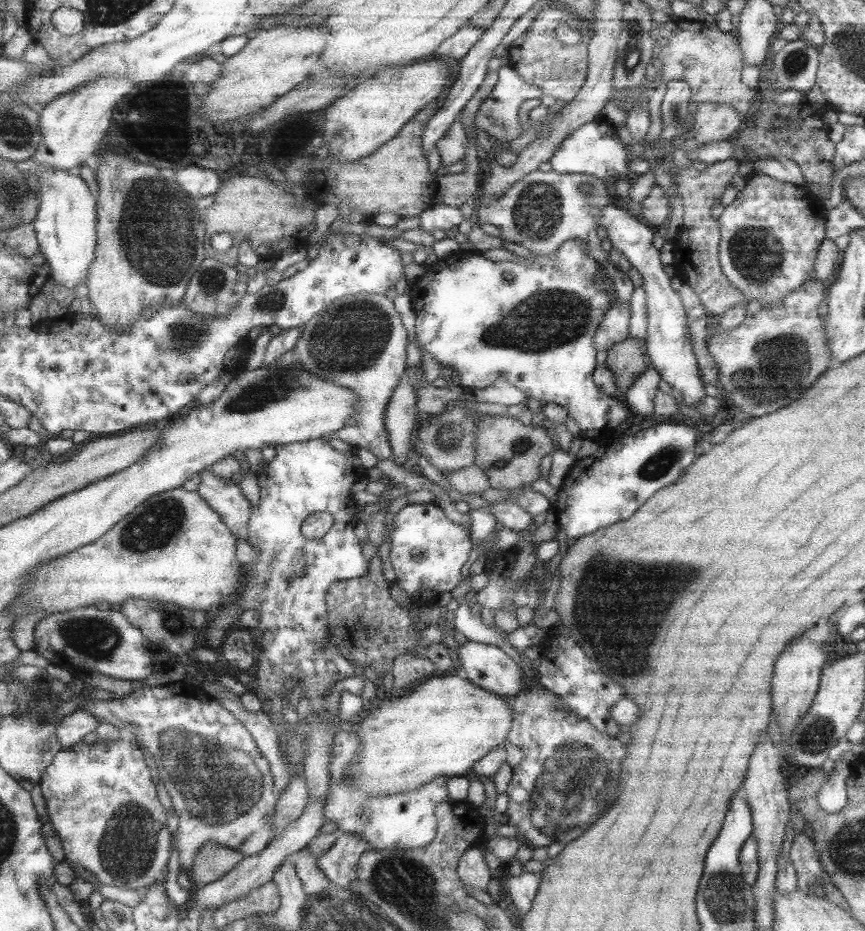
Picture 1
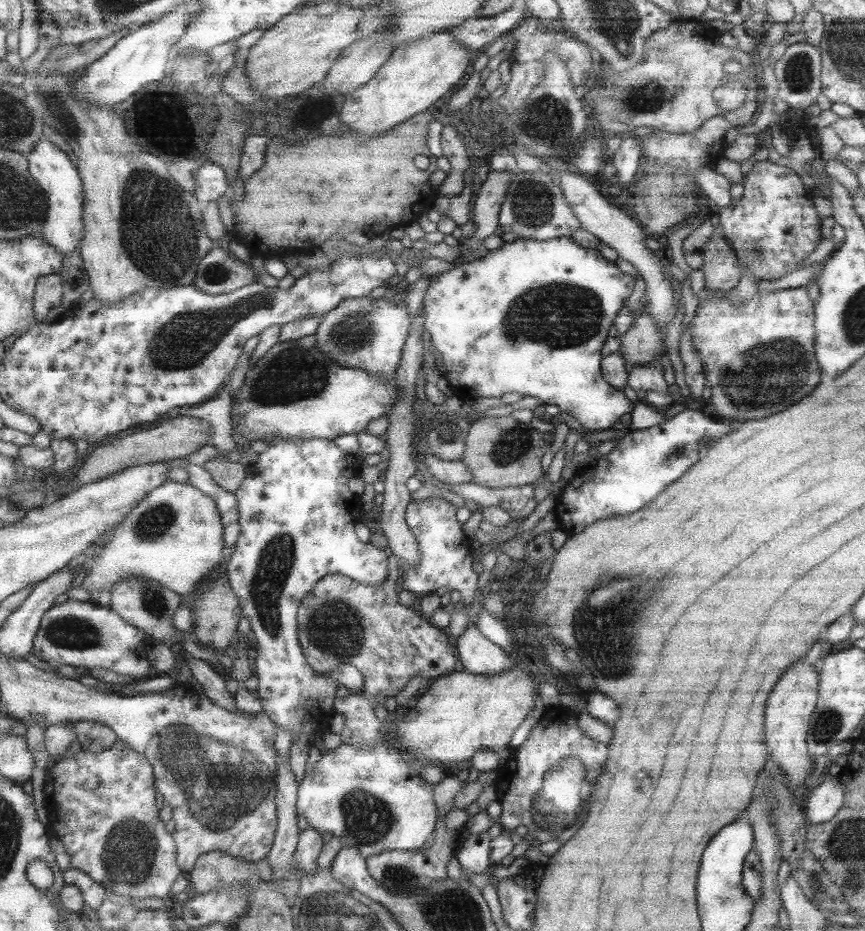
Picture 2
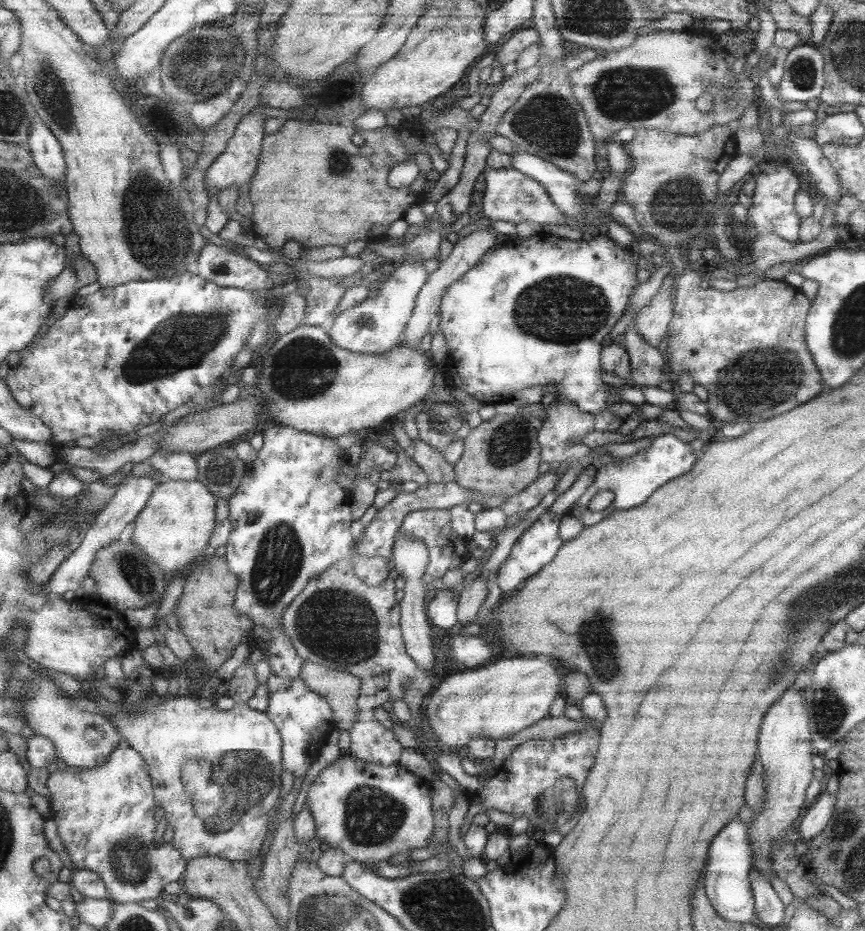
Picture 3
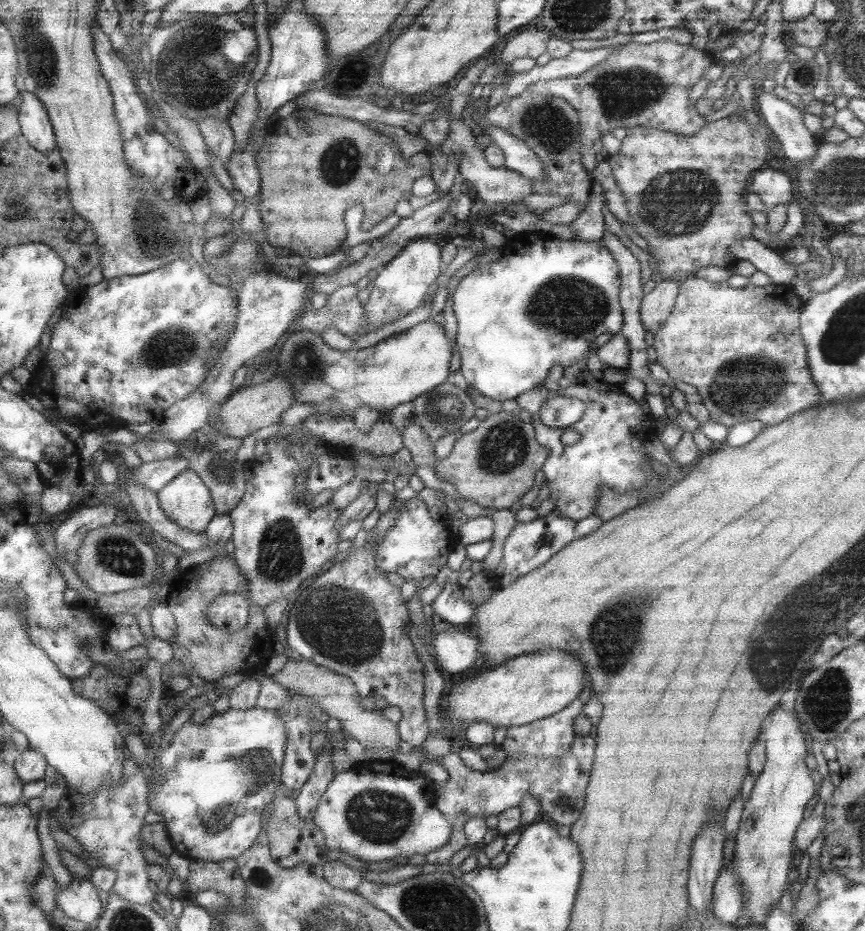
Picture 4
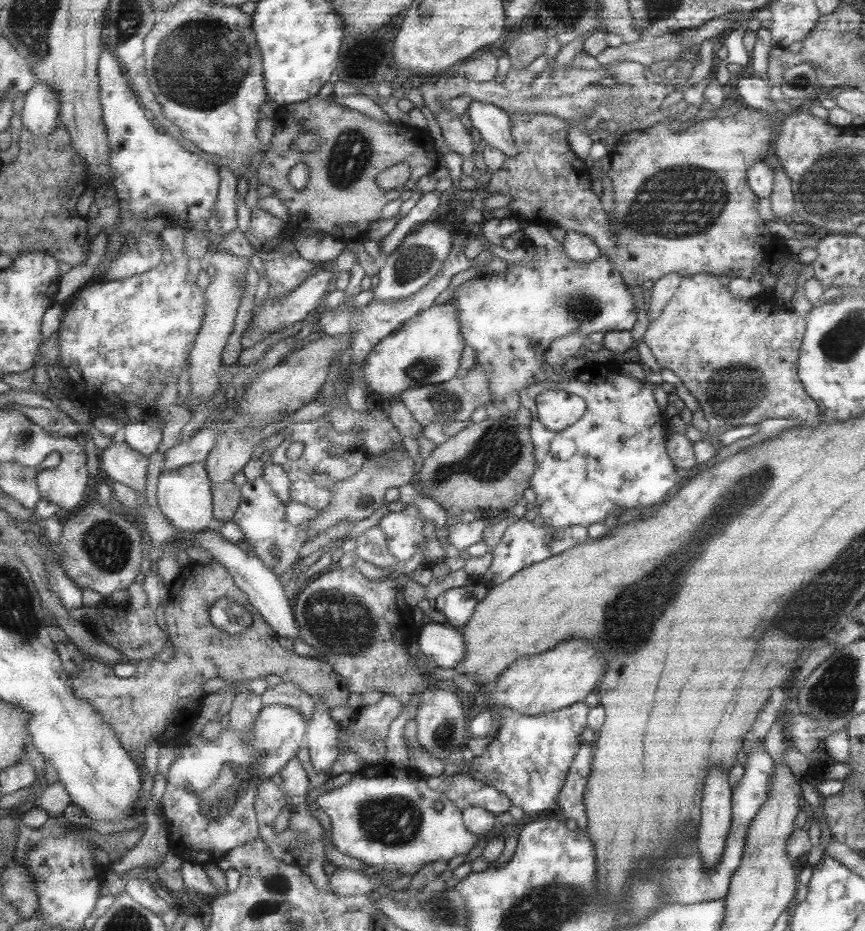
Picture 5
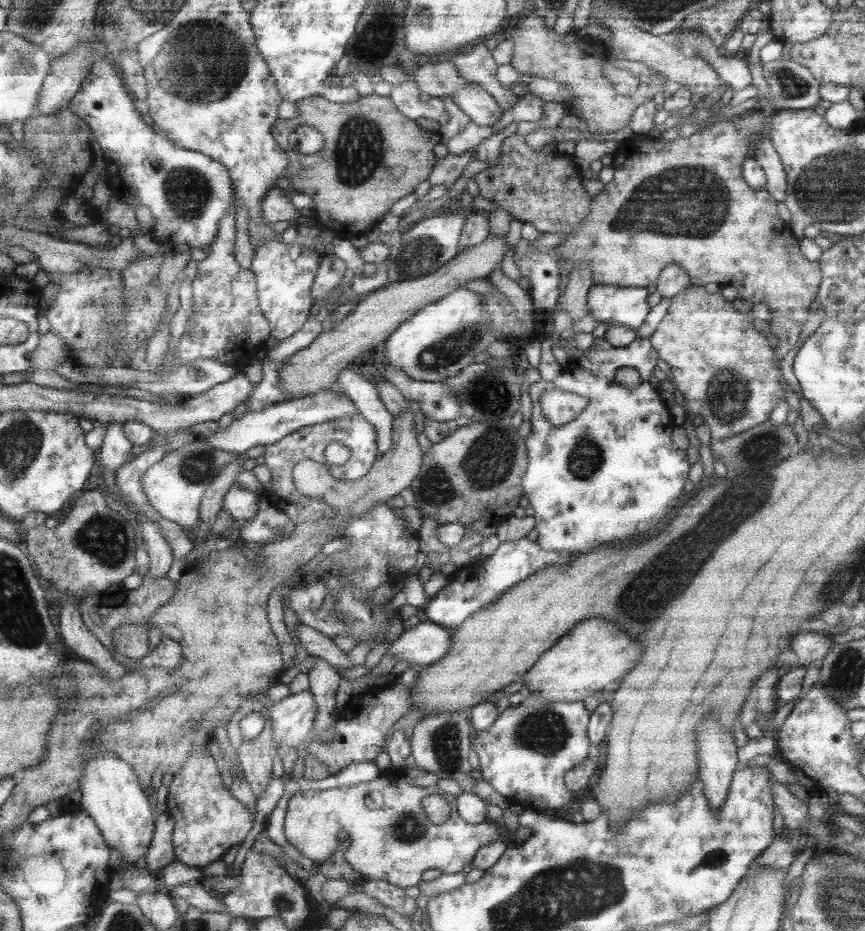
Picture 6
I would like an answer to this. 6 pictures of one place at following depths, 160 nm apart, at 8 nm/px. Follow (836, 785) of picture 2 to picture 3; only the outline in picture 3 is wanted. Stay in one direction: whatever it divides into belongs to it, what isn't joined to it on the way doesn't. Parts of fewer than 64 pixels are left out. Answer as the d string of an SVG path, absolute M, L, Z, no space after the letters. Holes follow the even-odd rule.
M824 788L815 798L815 802L809 806L809 809L801 820L799 820L799 826L797 826L797 832L799 839L803 843L813 839L822 831L822 828L827 824L829 818L831 818L834 805L834 795L827 793Z

